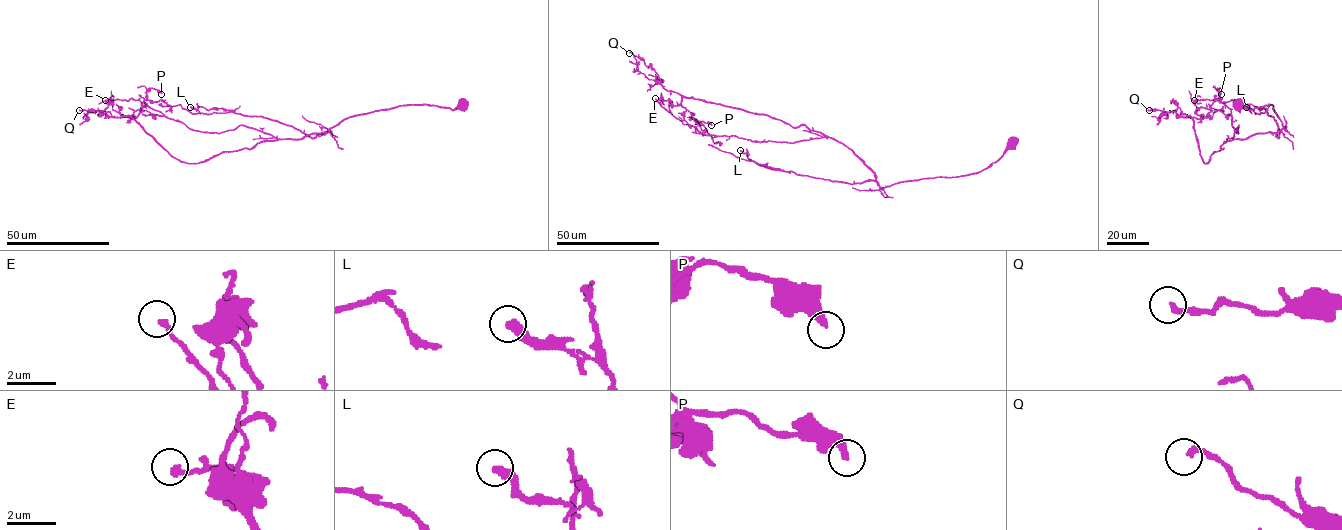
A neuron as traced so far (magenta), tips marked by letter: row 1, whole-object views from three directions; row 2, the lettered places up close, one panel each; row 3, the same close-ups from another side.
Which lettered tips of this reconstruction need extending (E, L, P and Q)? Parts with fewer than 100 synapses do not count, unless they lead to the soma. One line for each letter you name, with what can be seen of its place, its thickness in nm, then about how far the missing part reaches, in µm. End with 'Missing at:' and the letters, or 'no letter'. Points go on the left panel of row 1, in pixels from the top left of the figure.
Missing at: no letter

